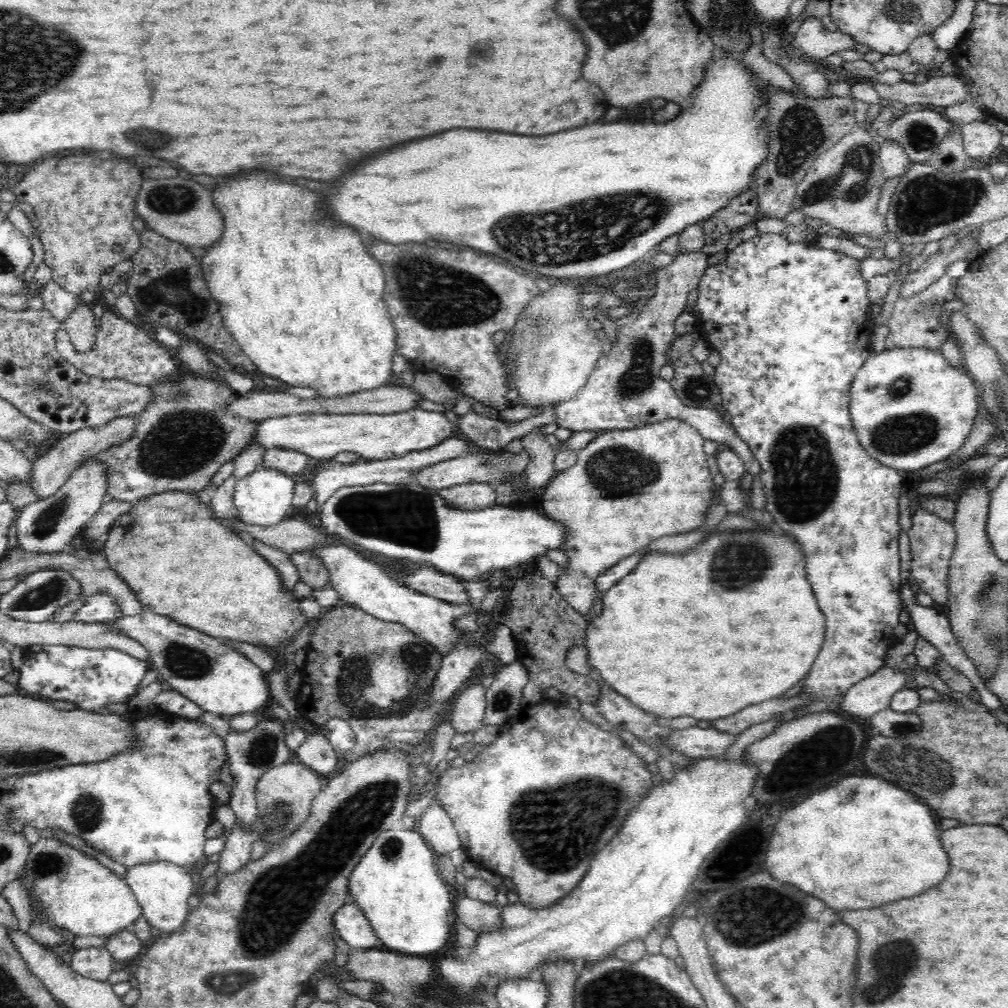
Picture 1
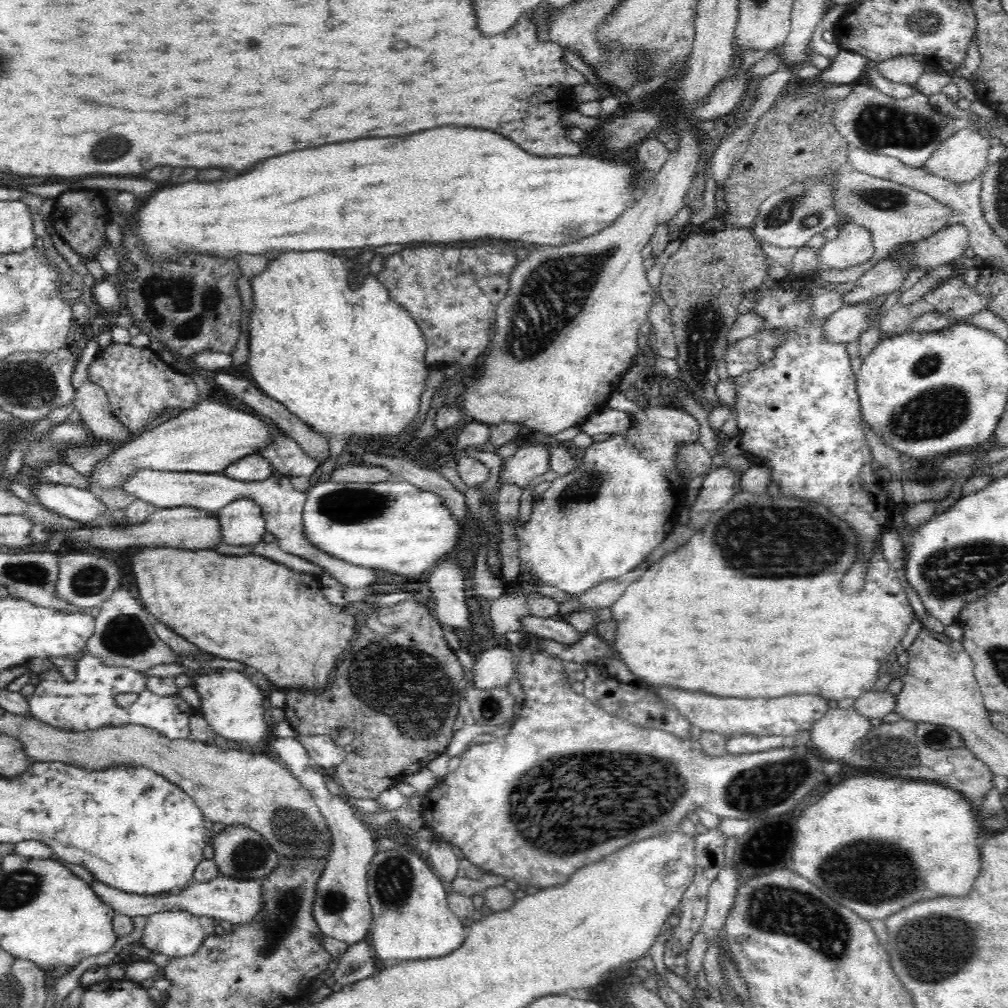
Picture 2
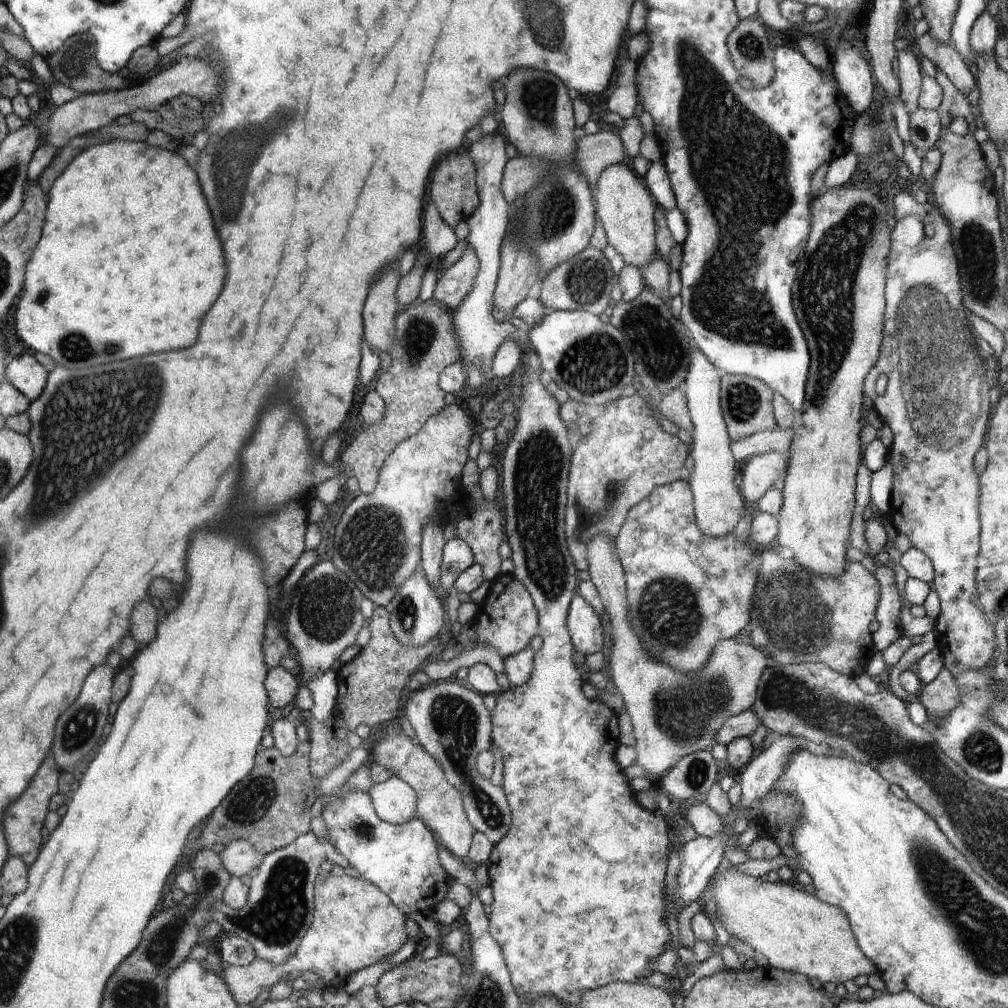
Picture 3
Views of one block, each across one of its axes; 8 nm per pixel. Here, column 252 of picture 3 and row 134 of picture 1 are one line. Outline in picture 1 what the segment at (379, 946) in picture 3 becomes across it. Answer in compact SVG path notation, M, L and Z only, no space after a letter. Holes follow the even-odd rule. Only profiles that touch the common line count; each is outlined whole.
M986 118L961 126L964 150L969 158L990 158L1001 150L1002 133Z

